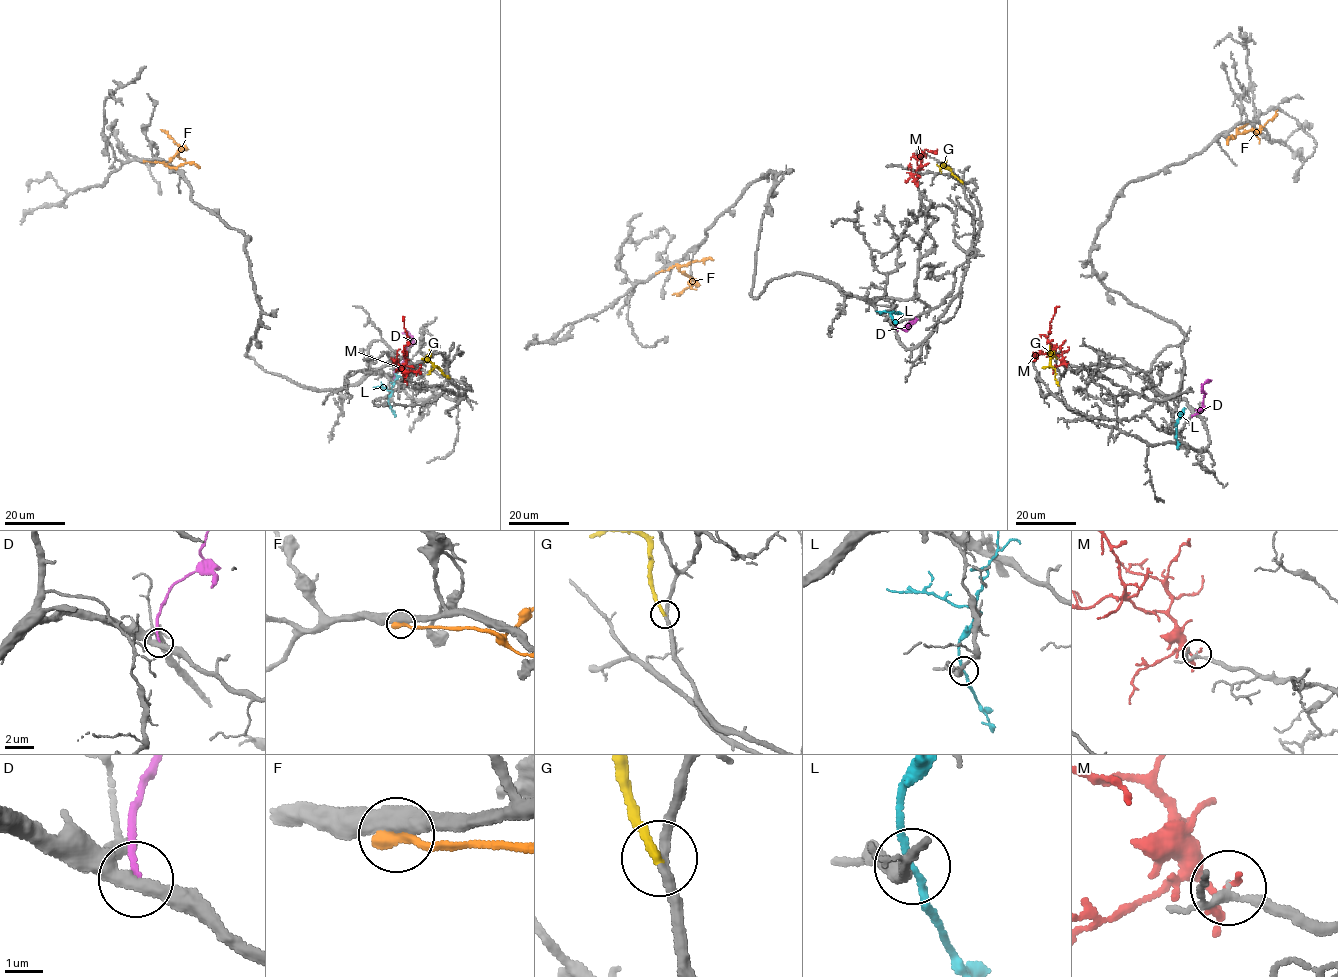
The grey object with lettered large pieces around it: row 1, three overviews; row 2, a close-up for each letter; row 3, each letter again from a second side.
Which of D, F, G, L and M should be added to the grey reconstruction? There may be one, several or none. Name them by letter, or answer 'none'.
G

